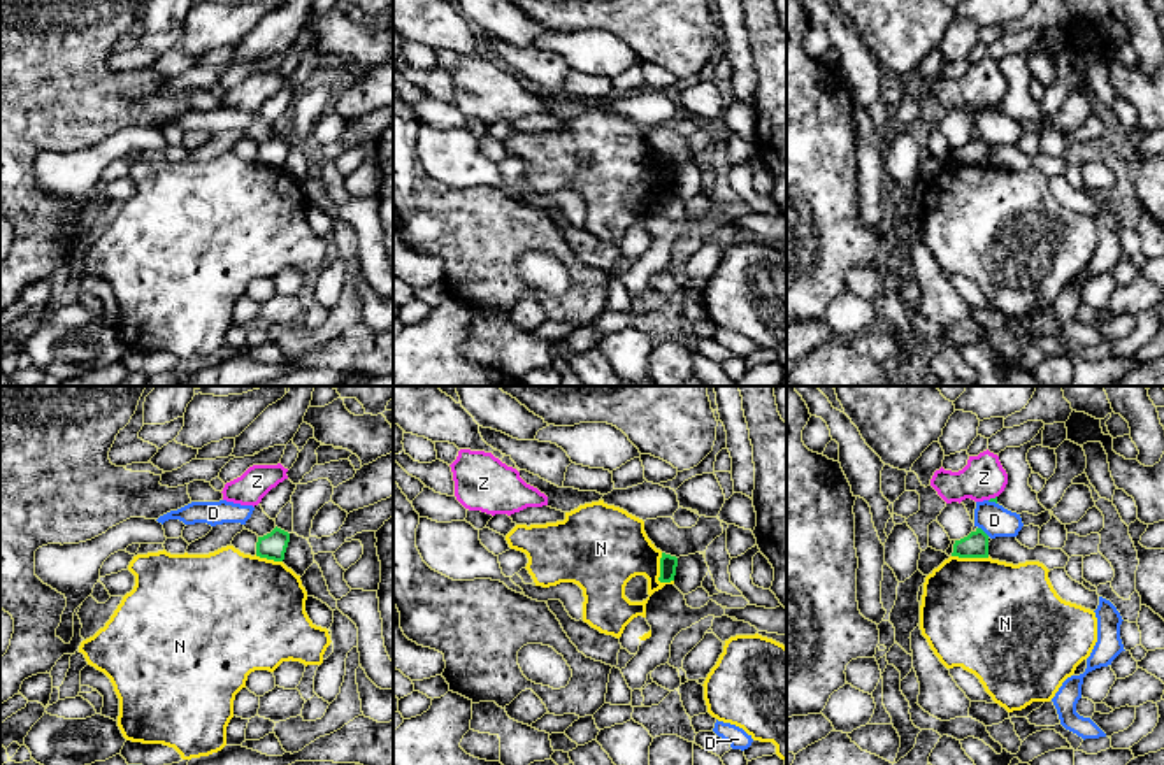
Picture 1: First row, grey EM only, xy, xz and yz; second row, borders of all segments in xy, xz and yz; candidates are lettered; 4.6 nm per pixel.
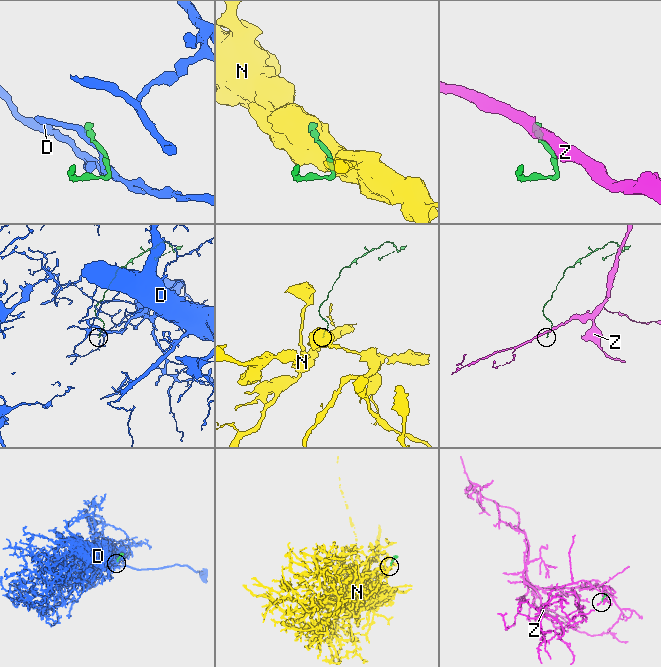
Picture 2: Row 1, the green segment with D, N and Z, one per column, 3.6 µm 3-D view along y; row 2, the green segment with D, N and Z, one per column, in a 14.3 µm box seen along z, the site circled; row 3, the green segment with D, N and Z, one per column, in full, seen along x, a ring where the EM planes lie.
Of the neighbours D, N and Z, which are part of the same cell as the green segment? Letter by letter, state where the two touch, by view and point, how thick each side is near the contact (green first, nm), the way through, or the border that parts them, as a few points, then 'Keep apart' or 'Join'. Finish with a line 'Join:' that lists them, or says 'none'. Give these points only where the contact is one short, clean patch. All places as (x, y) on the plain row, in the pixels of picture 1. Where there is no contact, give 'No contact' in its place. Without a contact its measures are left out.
D: Touches green at yz (982, 137). Thickness 110 nm (green) against 150 nm. Boundary: yz (978, 134), (989, 142). Keep apart
N: Touches green at xz (661, 179). Thickness 80 nm (green) against 320 nm. Boundary: xz (661, 160), (659, 186), (669, 190). Keep apart
Z: Touches green at yz (992, 106). Thickness 20 nm (green) against 200 nm. Keep apart
Join: none

